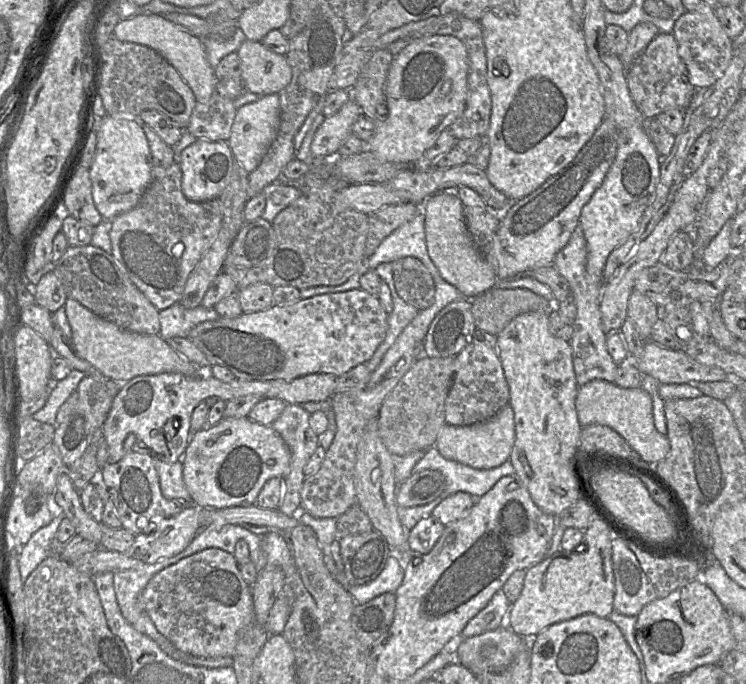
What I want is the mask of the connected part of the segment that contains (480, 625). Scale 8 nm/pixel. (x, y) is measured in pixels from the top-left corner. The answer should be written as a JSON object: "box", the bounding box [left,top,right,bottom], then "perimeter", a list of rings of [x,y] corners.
{"box":[461,589,511,638],"perimeter":[[[503,589],[498,590],[487,606],[474,616],[462,630],[461,637],[469,638],[501,627],[502,620],[511,603]]]}

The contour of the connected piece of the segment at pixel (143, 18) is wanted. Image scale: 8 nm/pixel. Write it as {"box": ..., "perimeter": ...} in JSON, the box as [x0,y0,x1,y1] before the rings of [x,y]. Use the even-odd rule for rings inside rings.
{"box":[113,13,216,103],"perimeter":[[[141,13],[120,20],[114,28],[113,36],[122,42],[130,42],[151,48],[162,56],[180,74],[193,92],[197,103],[206,103],[215,92],[216,78],[209,65],[202,40],[179,30],[163,16]]]}

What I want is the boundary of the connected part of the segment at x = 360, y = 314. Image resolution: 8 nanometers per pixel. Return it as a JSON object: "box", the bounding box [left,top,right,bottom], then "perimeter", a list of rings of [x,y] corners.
{"box":[188,289,388,381],"perimeter":[[[362,289],[346,292],[327,293],[300,299],[295,303],[276,306],[253,313],[243,313],[234,319],[218,318],[196,325],[188,339],[208,359],[209,365],[227,368],[242,381],[291,381],[309,374],[326,373],[336,377],[355,366],[366,363],[384,340],[388,330],[388,314],[378,296]]]}

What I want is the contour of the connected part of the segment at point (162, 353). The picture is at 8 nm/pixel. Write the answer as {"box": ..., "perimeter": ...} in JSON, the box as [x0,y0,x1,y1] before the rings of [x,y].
{"box":[63,298,204,382],"perimeter":[[[67,298],[63,306],[78,354],[108,379],[127,382],[140,375],[181,373],[188,377],[199,377],[204,374],[204,370],[172,349],[159,334],[139,334],[121,329],[72,298]]]}

